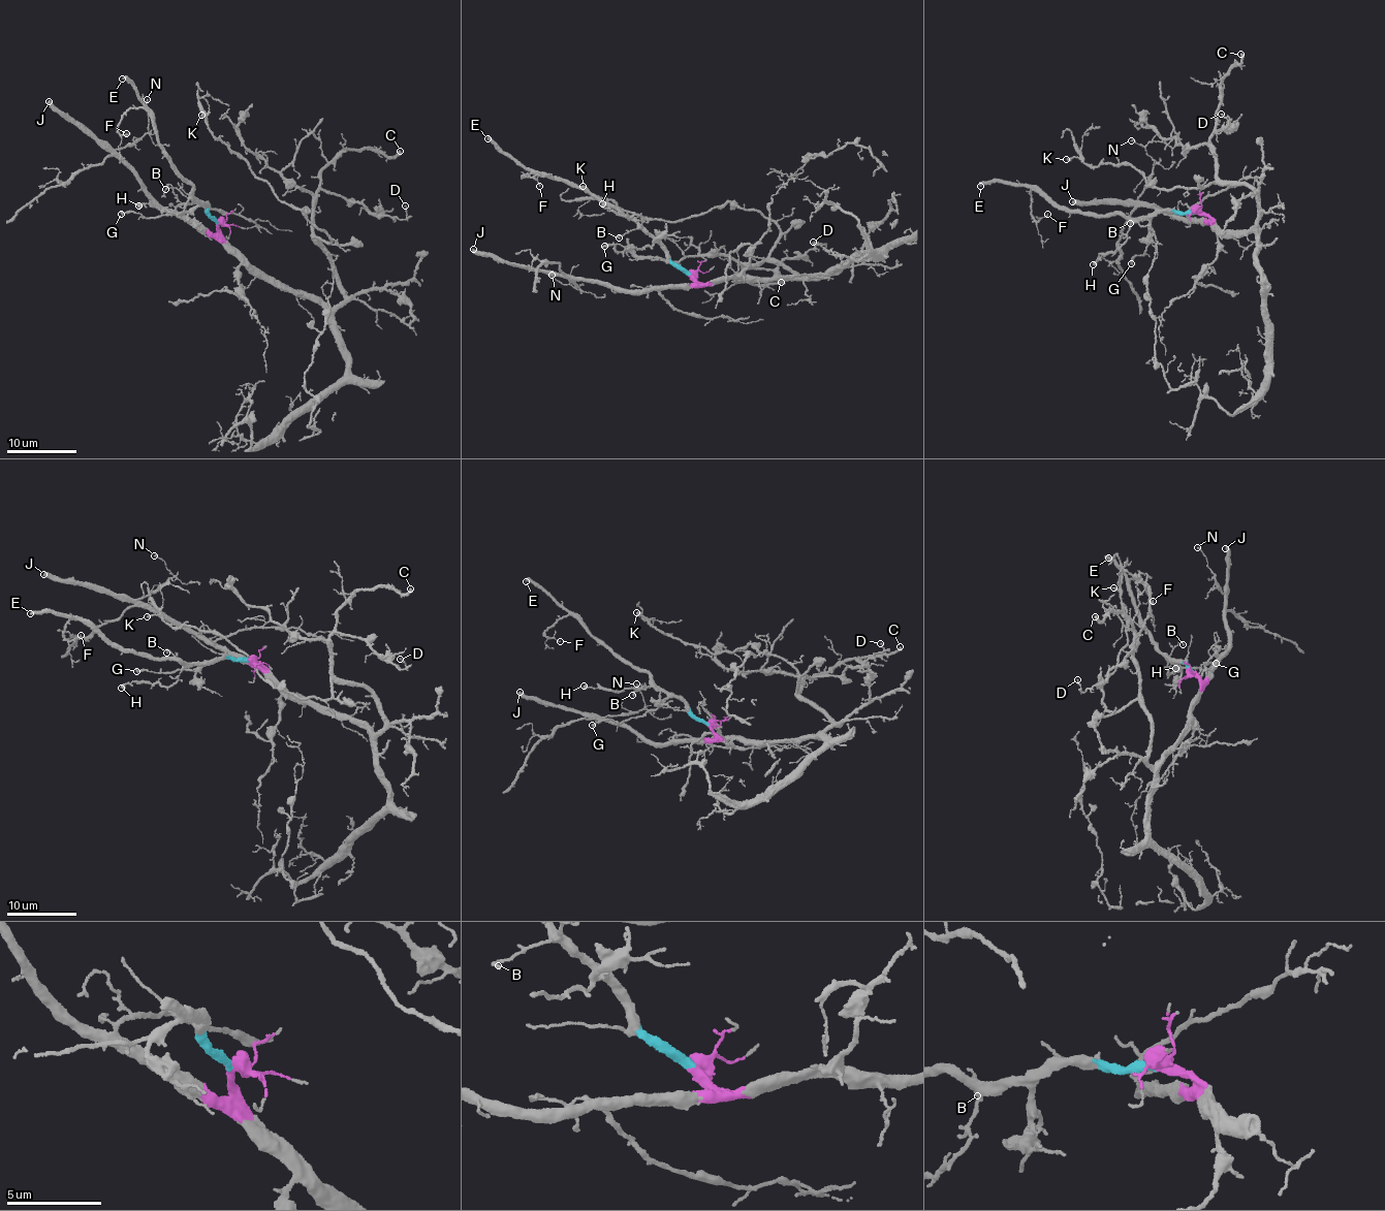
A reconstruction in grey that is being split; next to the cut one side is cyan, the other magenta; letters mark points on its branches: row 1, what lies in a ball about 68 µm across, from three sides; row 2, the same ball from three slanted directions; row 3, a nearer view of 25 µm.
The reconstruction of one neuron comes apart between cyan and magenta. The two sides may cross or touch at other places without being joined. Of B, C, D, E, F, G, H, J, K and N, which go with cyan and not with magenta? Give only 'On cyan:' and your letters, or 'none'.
On cyan: B, E, F, G, H

